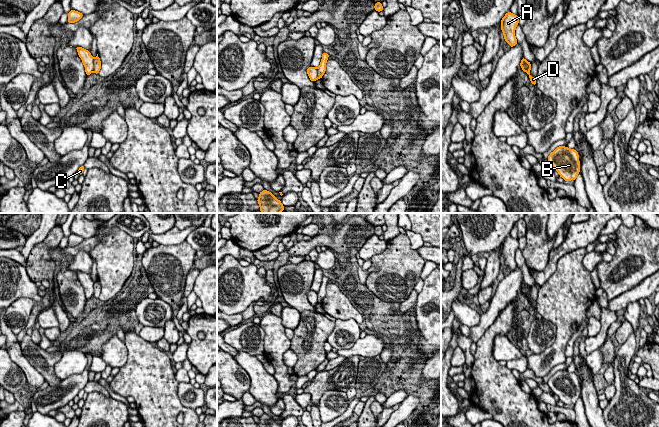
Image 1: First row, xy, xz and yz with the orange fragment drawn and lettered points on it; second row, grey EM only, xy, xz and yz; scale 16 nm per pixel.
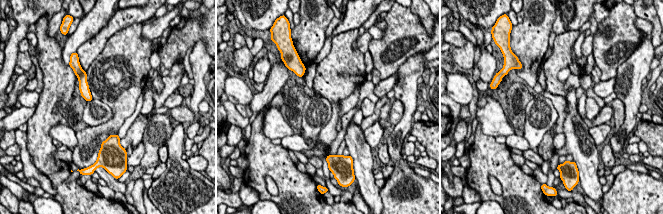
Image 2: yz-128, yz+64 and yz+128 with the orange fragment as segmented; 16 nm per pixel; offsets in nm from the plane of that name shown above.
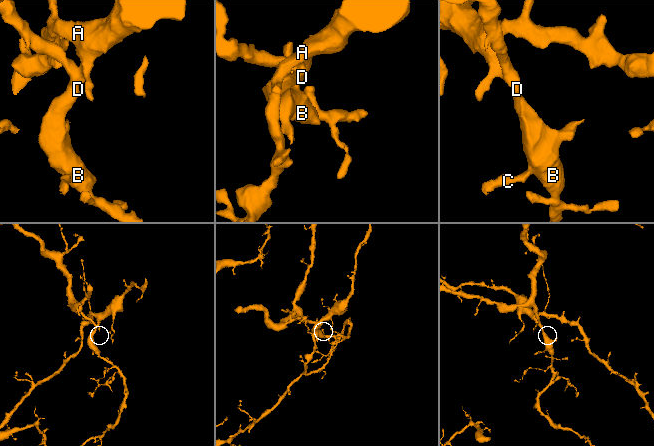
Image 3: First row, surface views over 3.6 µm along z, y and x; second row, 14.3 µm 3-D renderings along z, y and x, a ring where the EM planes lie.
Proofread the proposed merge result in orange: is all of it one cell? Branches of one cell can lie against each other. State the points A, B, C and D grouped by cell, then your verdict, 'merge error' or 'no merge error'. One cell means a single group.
groups A / B C D; merge error

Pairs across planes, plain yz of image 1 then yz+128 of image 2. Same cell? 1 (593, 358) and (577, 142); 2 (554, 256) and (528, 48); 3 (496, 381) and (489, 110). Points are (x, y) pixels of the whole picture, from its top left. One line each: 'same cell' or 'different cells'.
1: different cells
2: different cells
3: different cells

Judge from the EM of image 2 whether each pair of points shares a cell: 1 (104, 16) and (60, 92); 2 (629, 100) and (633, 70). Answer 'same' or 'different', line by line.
1: different
2: same

